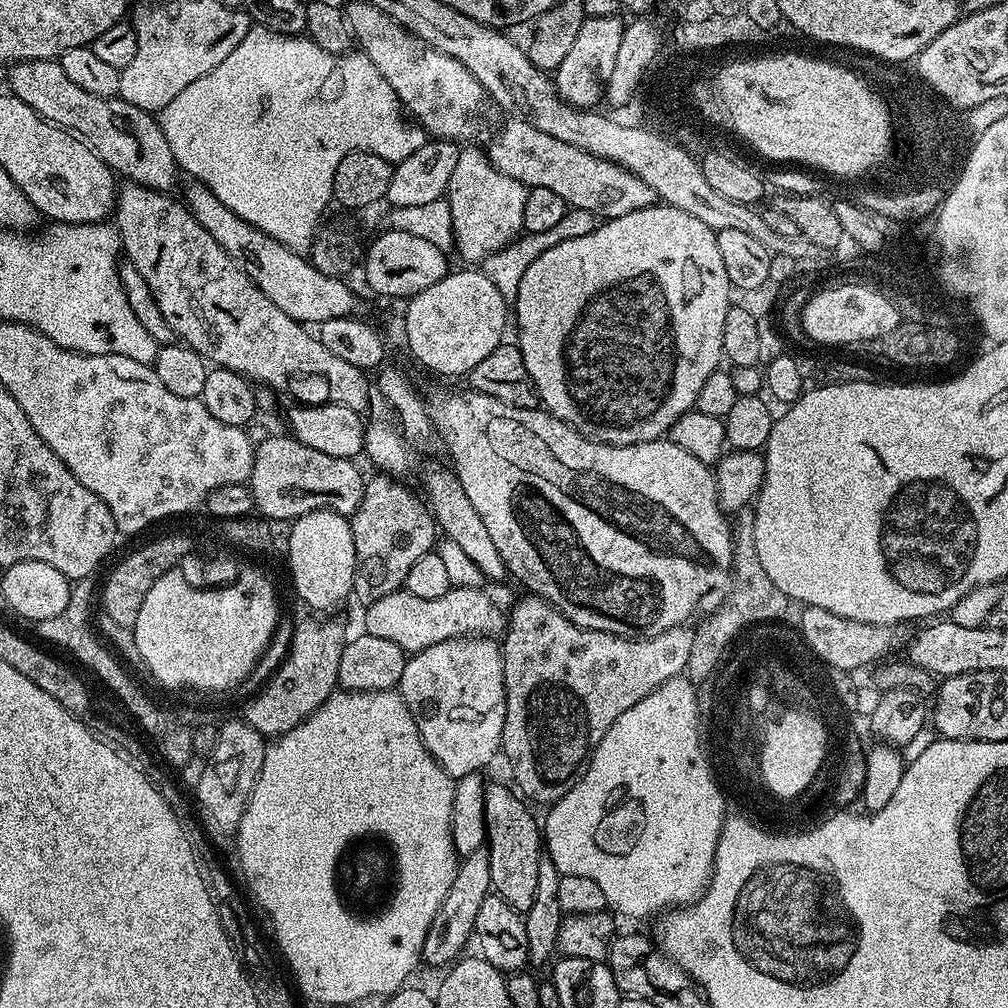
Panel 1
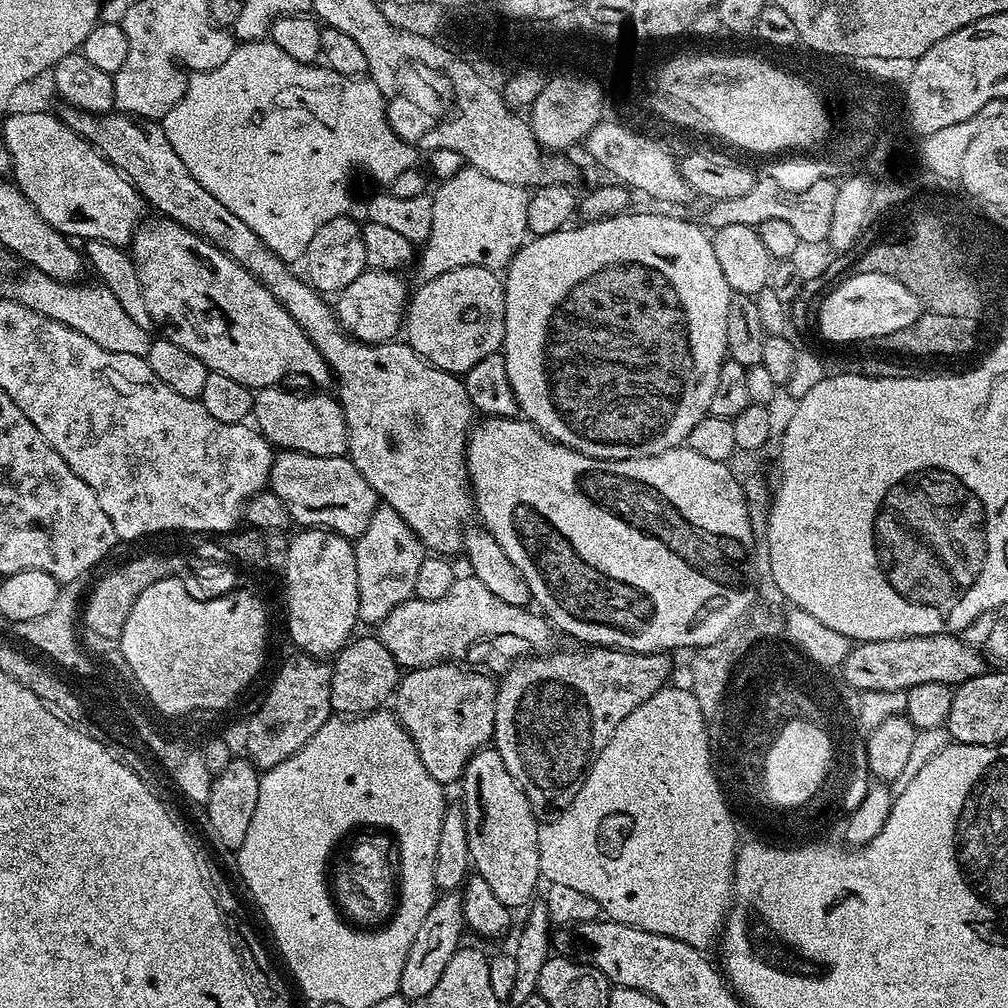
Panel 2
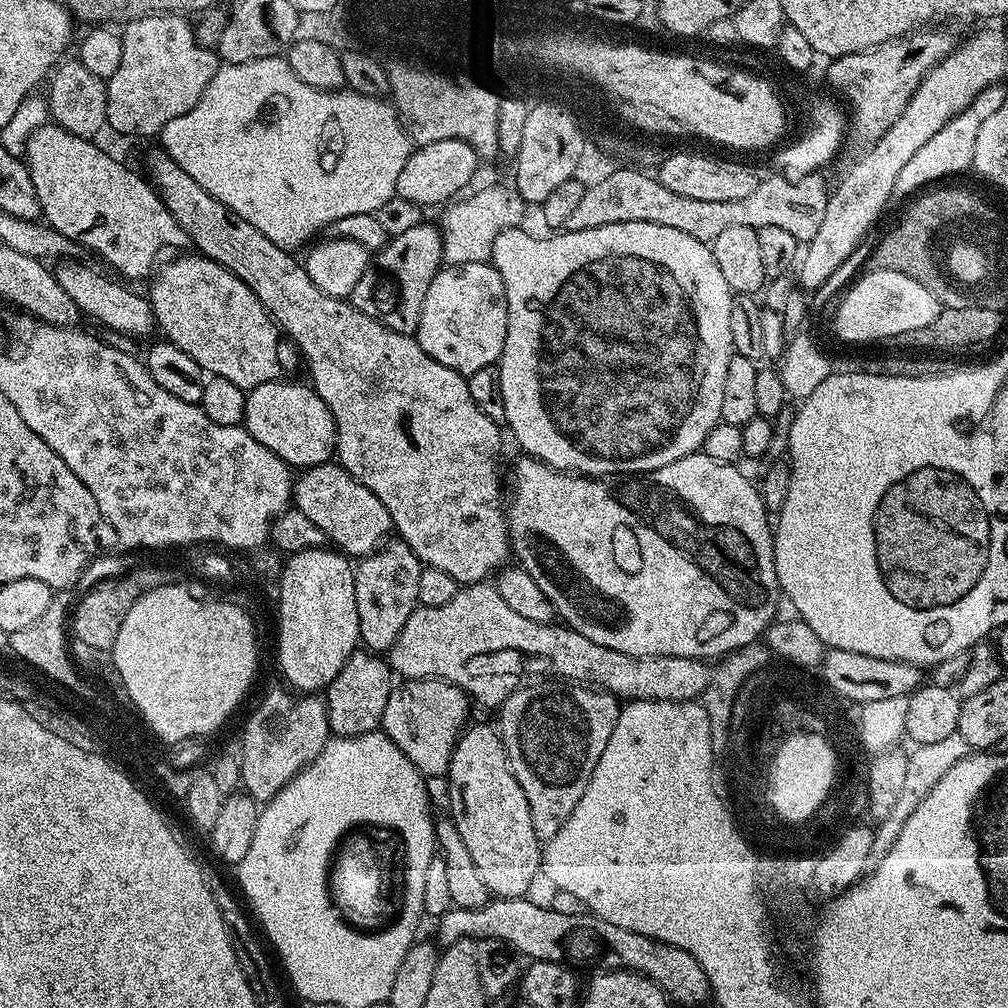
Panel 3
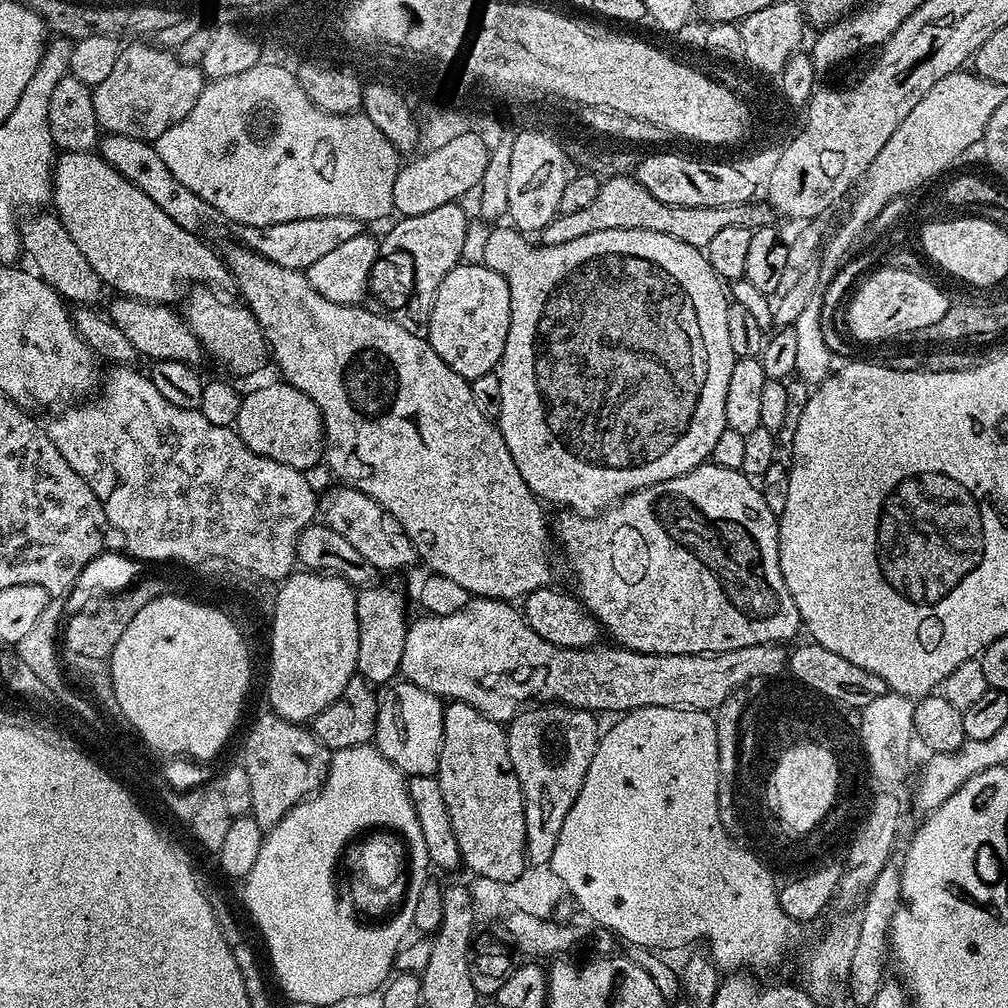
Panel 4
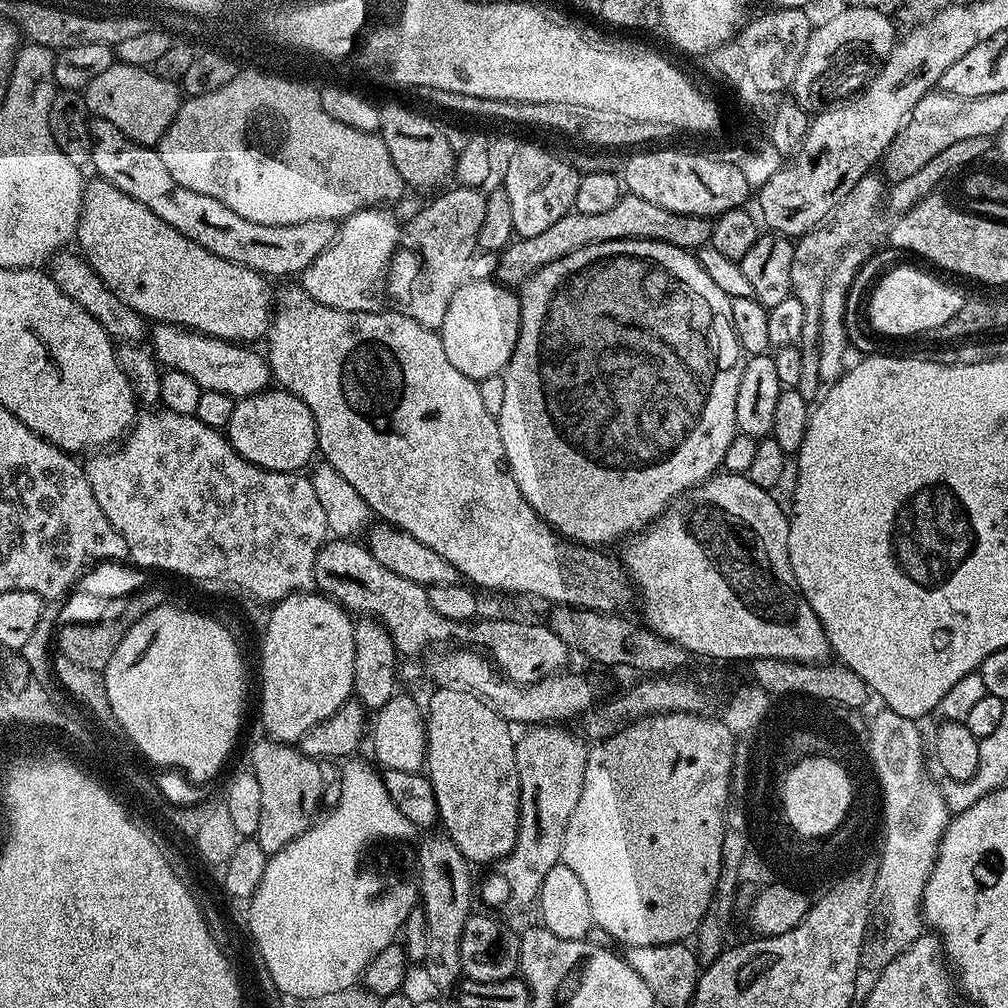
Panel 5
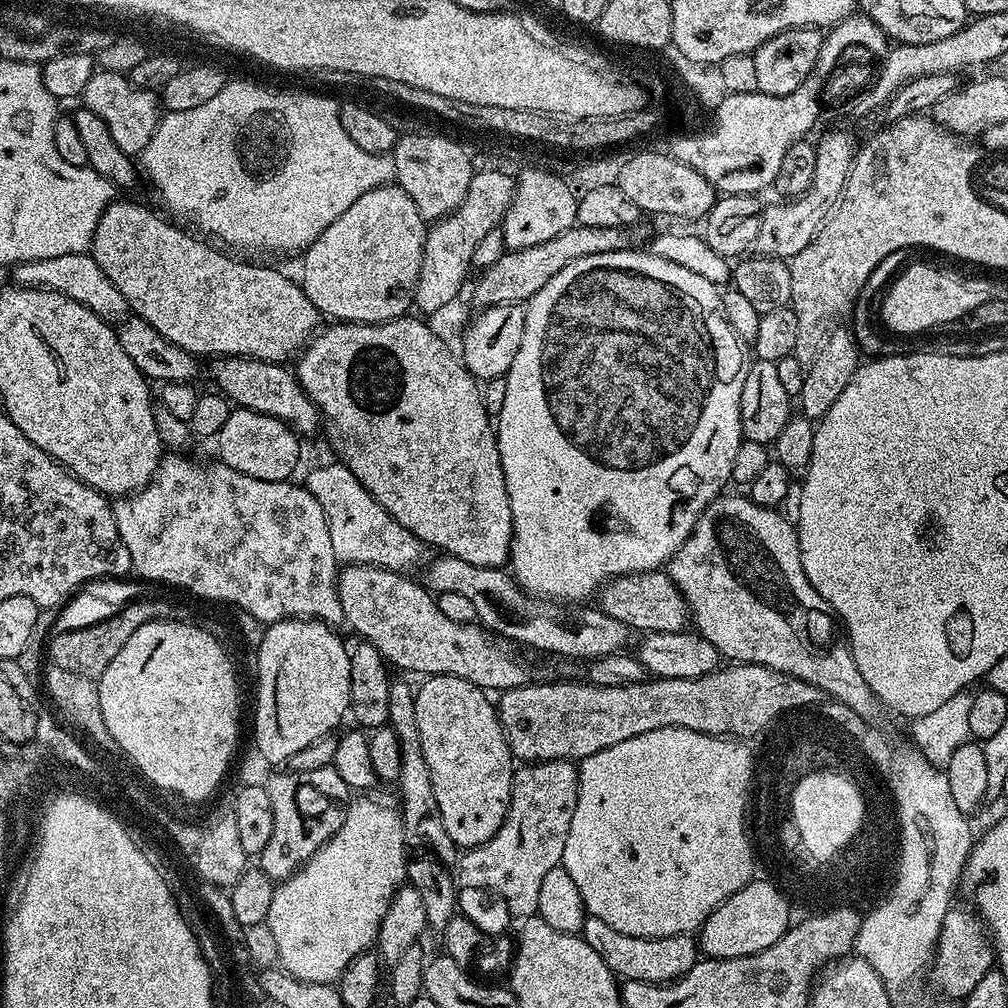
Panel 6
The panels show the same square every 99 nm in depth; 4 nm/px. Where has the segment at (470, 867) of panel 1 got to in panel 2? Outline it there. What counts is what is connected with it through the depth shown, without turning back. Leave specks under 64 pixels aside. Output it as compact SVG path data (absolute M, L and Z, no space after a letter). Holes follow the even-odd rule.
M459 891L445 892L437 895L435 904L430 906L430 914L422 921L414 943L410 945L410 954L406 954L406 966L402 966L399 995L405 996L409 1002L427 1001L430 990L438 986L438 978L442 978L442 970L446 970L446 962L454 958L454 954L462 946L460 940L466 933L464 922L464 898Z

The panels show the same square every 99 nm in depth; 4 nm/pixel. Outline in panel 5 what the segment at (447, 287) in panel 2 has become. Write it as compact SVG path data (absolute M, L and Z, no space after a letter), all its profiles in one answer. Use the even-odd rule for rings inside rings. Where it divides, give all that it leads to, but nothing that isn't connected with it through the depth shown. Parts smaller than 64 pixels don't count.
M469 278L460 285L460 289L450 298L450 306L446 306L446 318L442 318L442 326L438 329L442 338L442 347L446 350L446 359L450 361L466 378L480 381L482 378L498 376L507 368L514 354L514 346L520 337L520 297L511 287L505 286L495 279L475 280Z

